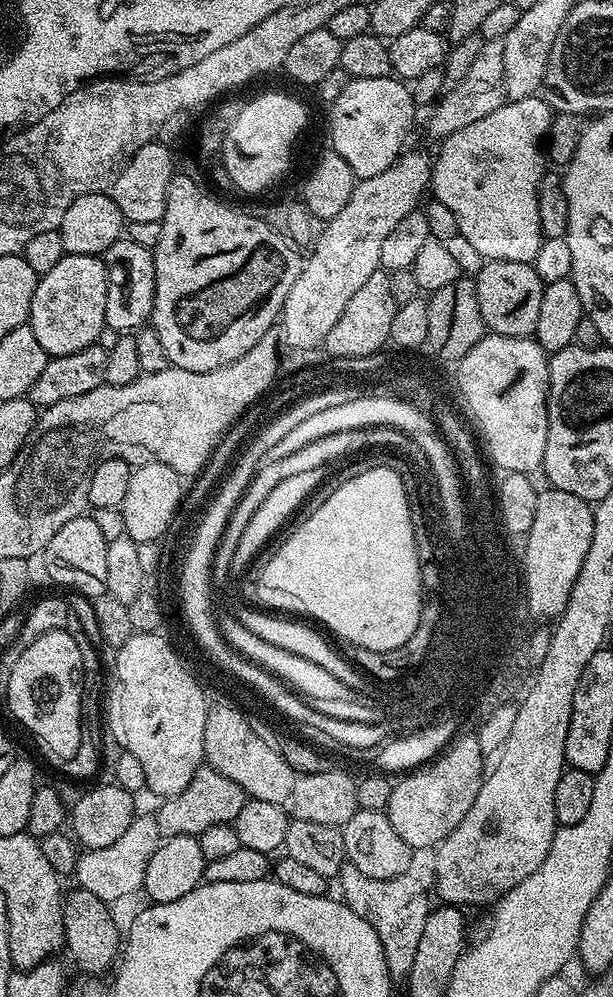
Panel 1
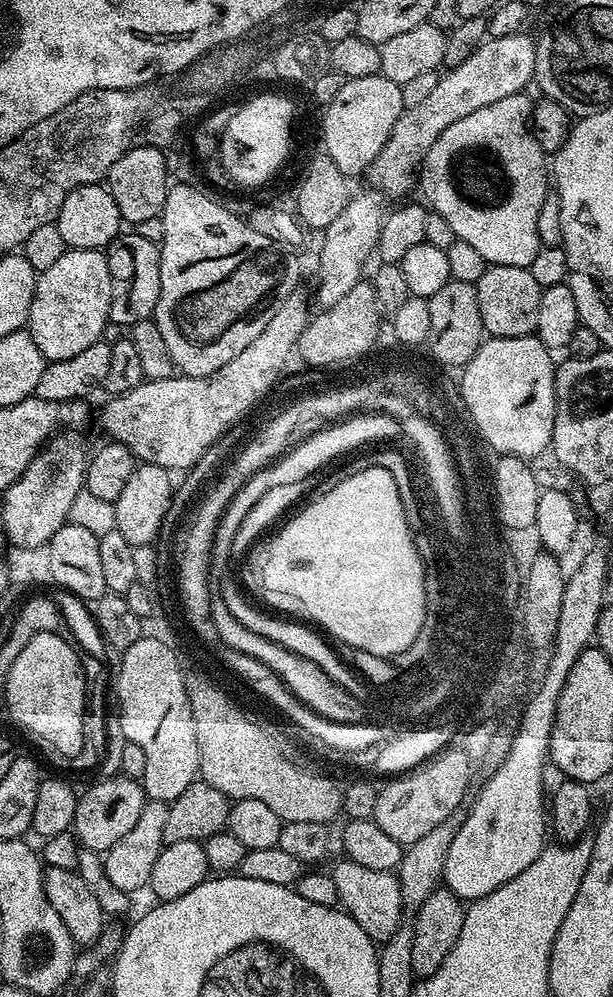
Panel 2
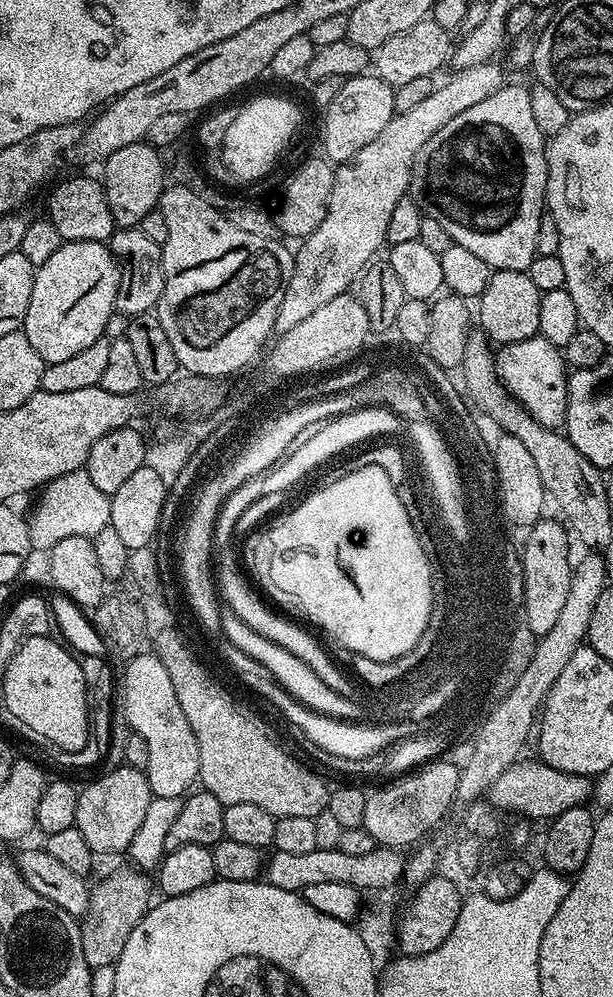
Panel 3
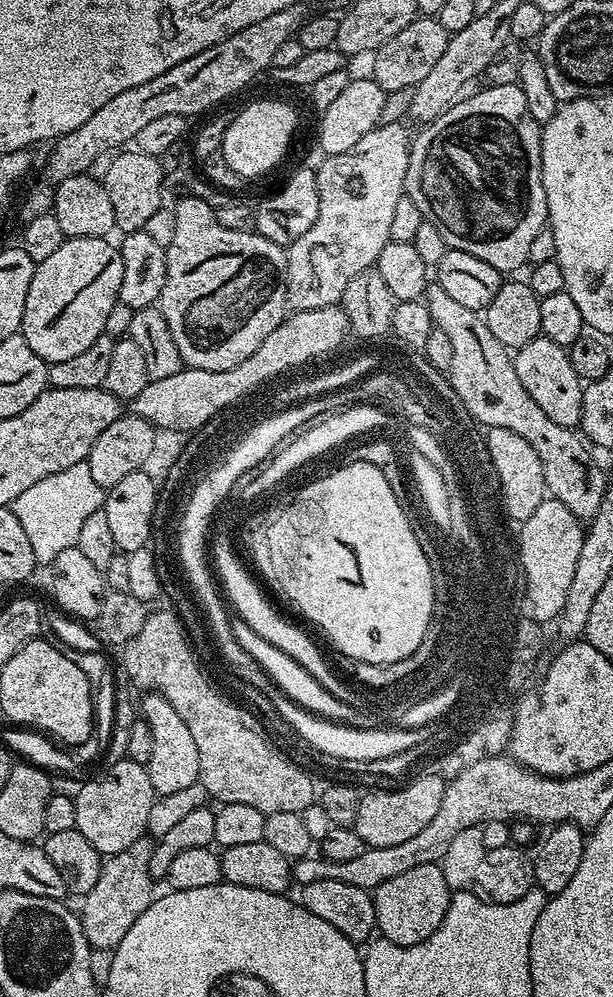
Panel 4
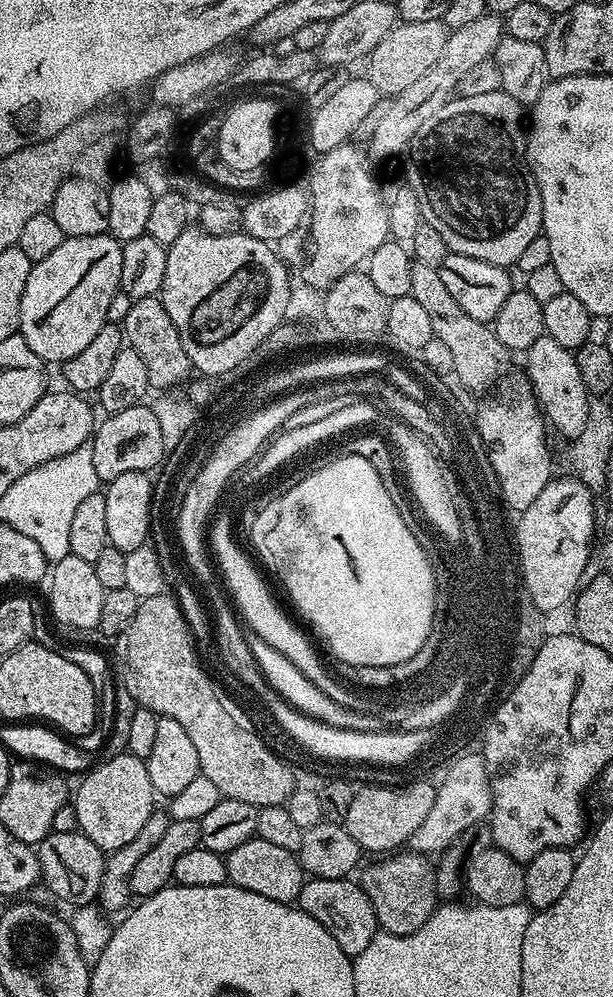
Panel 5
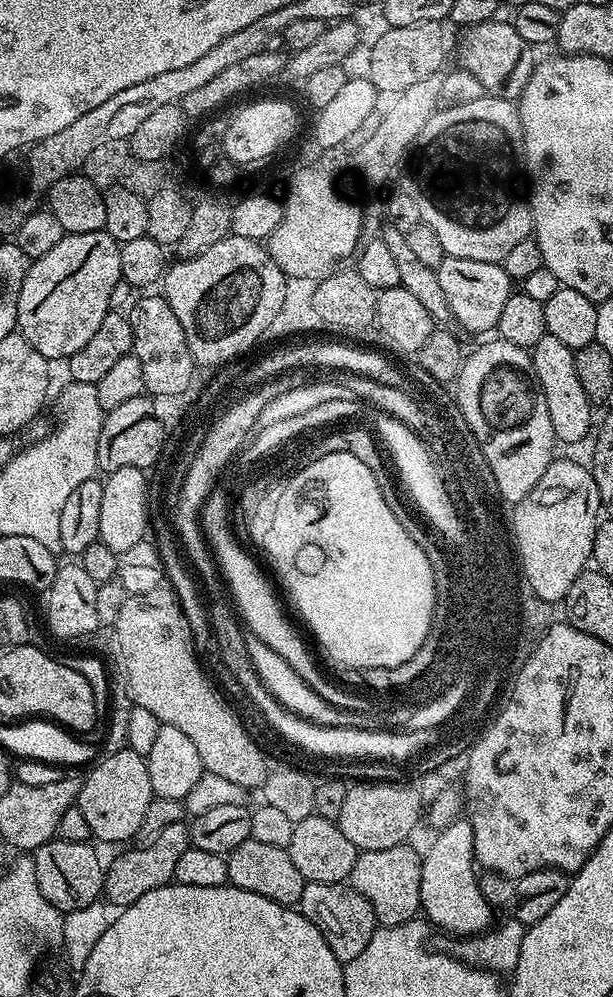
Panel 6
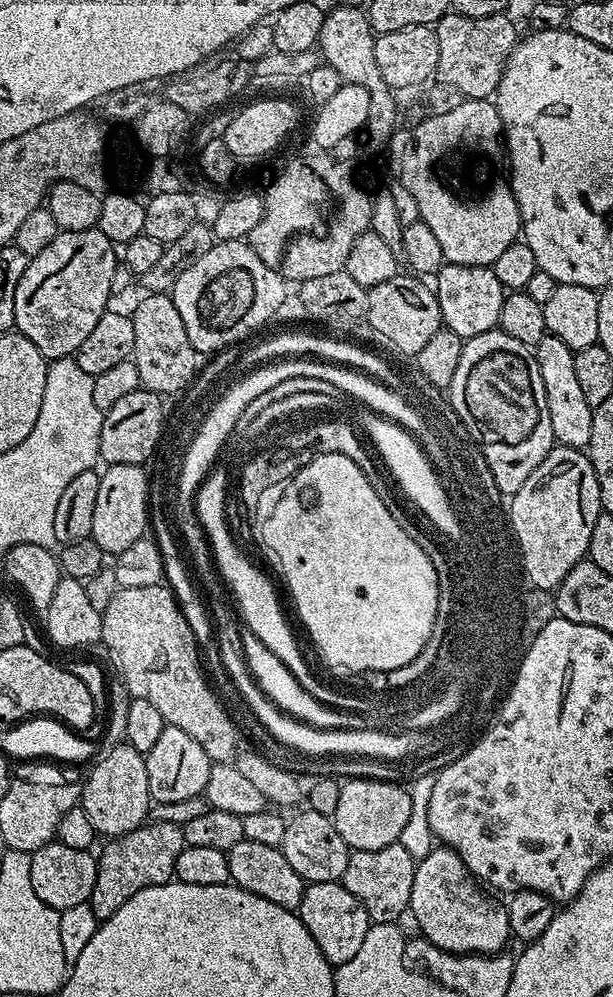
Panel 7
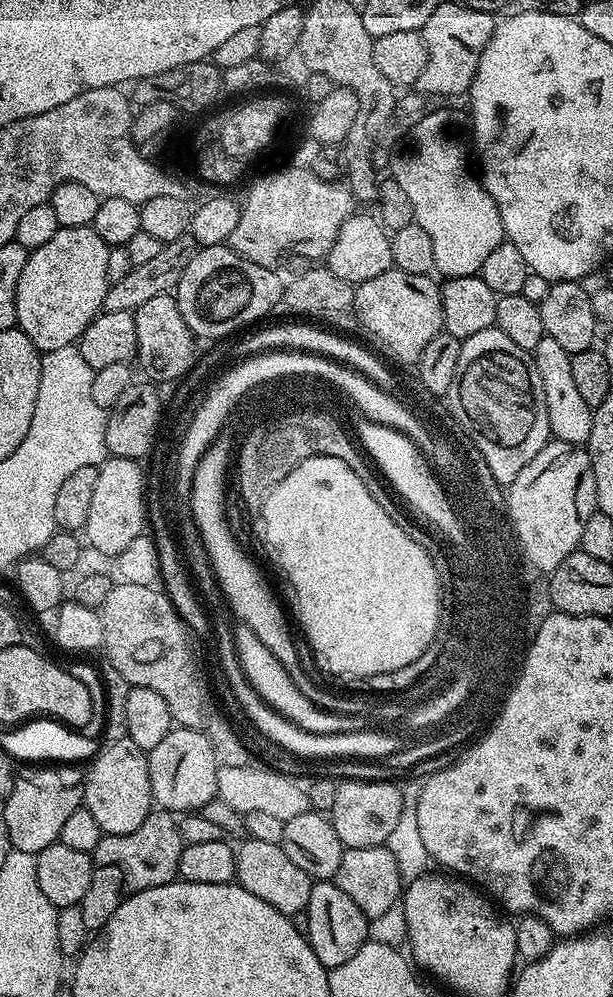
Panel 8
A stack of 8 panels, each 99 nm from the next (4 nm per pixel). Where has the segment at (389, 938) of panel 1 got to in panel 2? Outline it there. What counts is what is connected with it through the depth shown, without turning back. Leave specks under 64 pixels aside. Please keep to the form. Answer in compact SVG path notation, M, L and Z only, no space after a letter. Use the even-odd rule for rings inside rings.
M340 858L335 862L337 864L330 868L330 874L338 890L339 907L348 913L354 924L366 930L371 940L388 940L400 929L405 919L399 875L396 872L369 870L366 866L358 866L358 862L347 858Z

